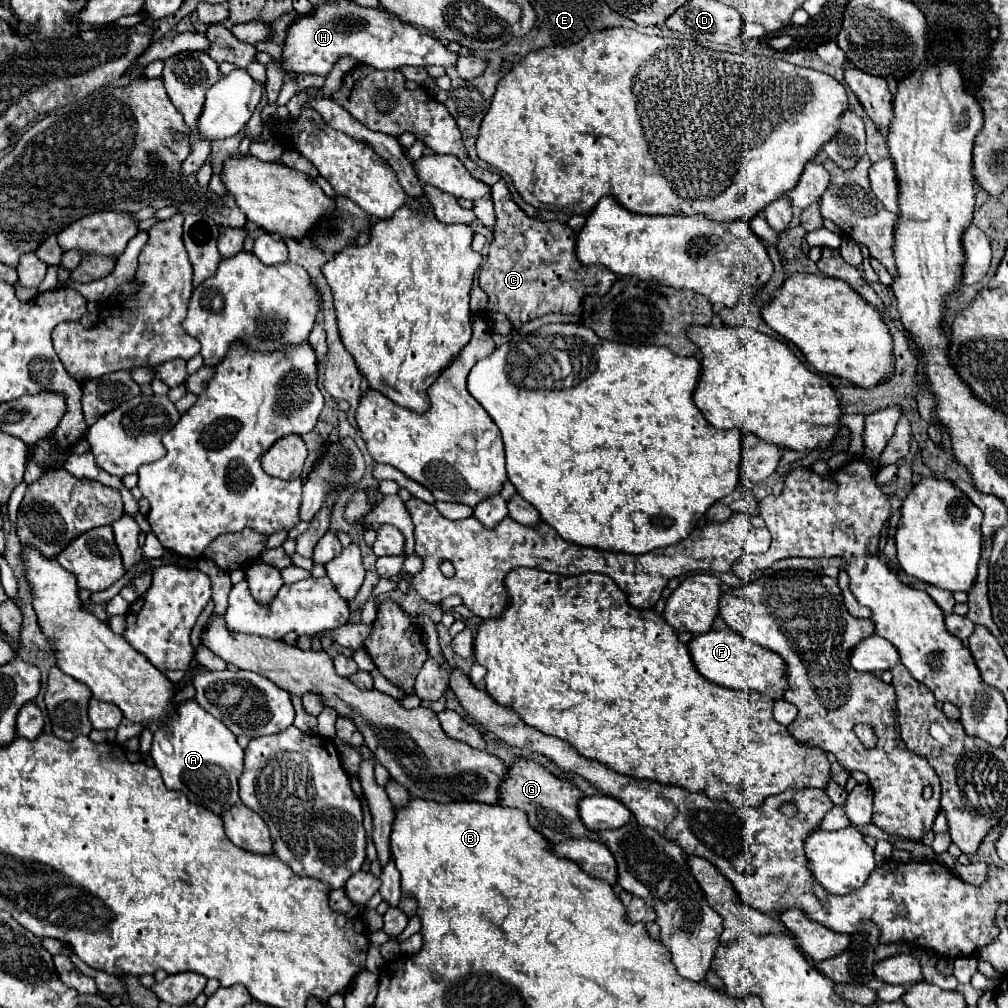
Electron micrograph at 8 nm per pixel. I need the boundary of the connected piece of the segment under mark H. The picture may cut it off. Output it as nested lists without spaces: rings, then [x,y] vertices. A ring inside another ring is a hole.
[[[353,1],[339,5],[319,5],[311,17],[299,17],[287,29],[283,69],[285,73],[317,73],[327,75],[341,55],[351,55],[363,65],[375,69],[397,69],[405,65],[441,65],[455,67],[459,55],[449,51],[435,37],[421,33],[415,25],[399,21],[383,9],[365,9]]]

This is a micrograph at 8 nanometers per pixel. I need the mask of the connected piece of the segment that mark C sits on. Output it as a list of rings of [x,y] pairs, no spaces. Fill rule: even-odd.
[[[505,181],[491,187],[491,201],[497,219],[487,261],[479,271],[479,285],[489,297],[487,307],[507,315],[513,329],[521,329],[523,323],[549,313],[579,315],[587,295],[605,295],[613,287],[615,273],[579,263],[575,257],[577,233],[569,225],[527,217],[511,199]]]

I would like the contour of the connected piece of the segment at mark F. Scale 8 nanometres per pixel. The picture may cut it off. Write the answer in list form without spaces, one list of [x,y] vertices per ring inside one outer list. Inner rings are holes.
[[[733,629],[697,635],[687,643],[687,649],[691,653],[697,671],[711,683],[731,689],[755,689],[771,699],[781,699],[783,693],[787,691],[787,679],[783,677],[785,673],[783,659],[777,653],[771,653],[771,649],[767,647],[747,641],[741,633],[735,633]]]

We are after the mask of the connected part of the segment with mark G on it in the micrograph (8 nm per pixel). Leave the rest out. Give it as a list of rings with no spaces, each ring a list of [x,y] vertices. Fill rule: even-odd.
[[[525,757],[515,759],[515,763],[507,763],[507,773],[499,785],[499,805],[525,811],[529,817],[529,825],[549,841],[561,841],[571,837],[597,839],[597,833],[587,831],[585,825],[579,821],[577,803],[581,797],[581,791],[569,781],[555,777],[537,761]]]

